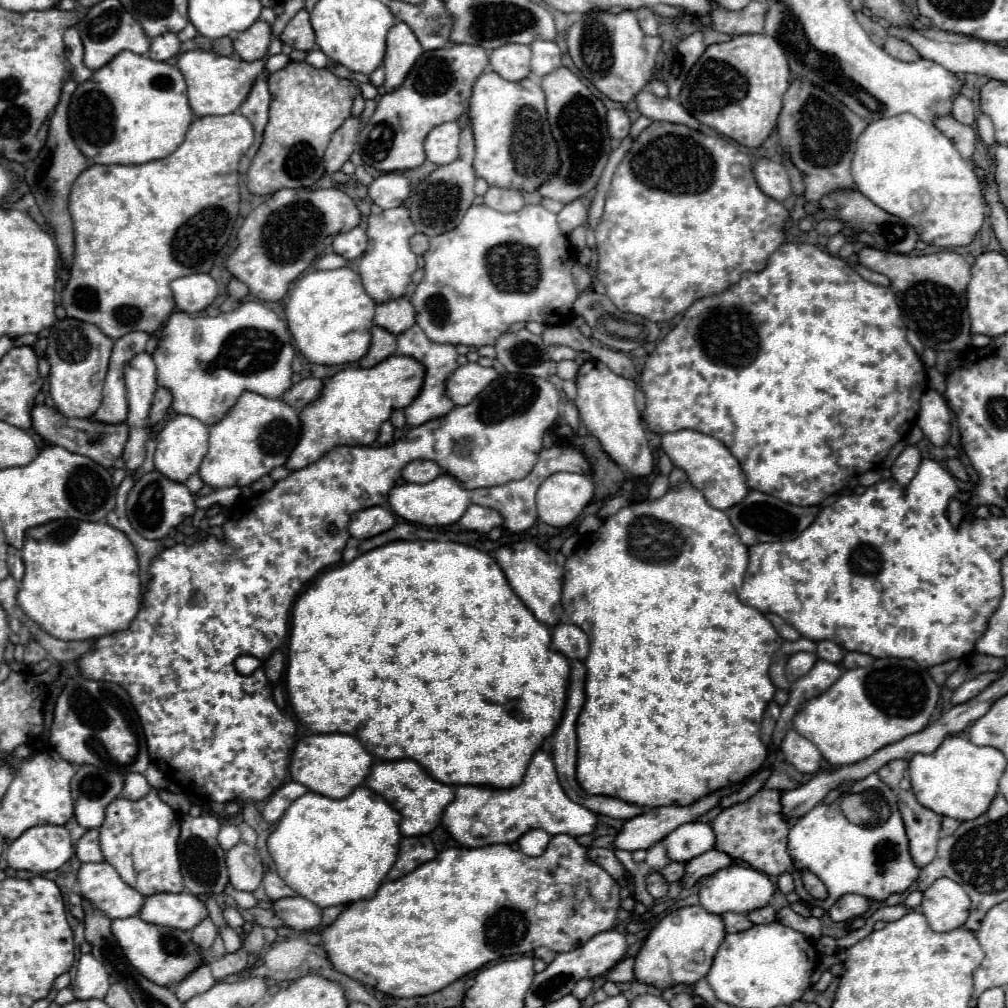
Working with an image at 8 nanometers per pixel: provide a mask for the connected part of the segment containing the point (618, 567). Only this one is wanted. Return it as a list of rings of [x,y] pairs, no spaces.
[[[673,470],[671,476],[671,490],[657,498],[657,500],[651,500],[651,502],[635,502],[627,508],[621,508],[617,514],[609,516],[600,528],[593,533],[587,534],[587,537],[591,537],[590,541],[585,541],[583,544],[590,543],[585,548],[577,548],[575,554],[571,554],[567,557],[565,562],[565,578],[563,578],[563,594],[561,594],[561,602],[563,602],[563,612],[565,612],[565,618],[577,626],[583,628],[583,632],[589,636],[589,654],[587,654],[587,660],[585,660],[585,668],[587,668],[587,678],[585,678],[585,696],[587,696],[587,702],[579,714],[579,720],[577,720],[577,746],[579,746],[579,758],[577,758],[577,782],[581,784],[581,788],[587,792],[587,794],[603,794],[603,796],[611,796],[611,798],[619,798],[623,802],[629,802],[629,804],[637,804],[641,808],[659,808],[659,806],[691,806],[693,802],[697,802],[699,798],[703,796],[709,796],[717,790],[723,790],[723,788],[729,788],[731,784],[739,784],[739,782],[745,782],[747,778],[751,778],[755,772],[761,770],[765,758],[767,758],[767,746],[761,742],[761,720],[763,720],[763,712],[767,708],[767,704],[773,700],[775,696],[775,686],[769,678],[769,664],[771,664],[771,658],[773,654],[781,648],[783,640],[779,638],[779,634],[775,632],[775,628],[771,626],[771,622],[761,614],[757,612],[755,608],[749,608],[745,606],[739,598],[737,598],[737,588],[743,584],[743,574],[747,570],[747,562],[749,562],[749,554],[747,554],[747,546],[741,544],[741,538],[737,536],[735,528],[729,524],[729,518],[723,510],[717,510],[713,506],[707,504],[705,496],[693,488],[685,476],[683,470]]]

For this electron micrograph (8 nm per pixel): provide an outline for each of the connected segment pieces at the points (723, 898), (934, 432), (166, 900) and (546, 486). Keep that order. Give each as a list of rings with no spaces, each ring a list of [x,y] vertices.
[[[731,864],[705,880],[699,880],[699,900],[701,906],[713,914],[725,914],[725,912],[735,912],[735,914],[747,914],[759,908],[765,908],[775,892],[775,886],[767,878],[767,874],[753,870],[751,866],[743,864]]]
[[[929,388],[921,396],[921,410],[917,416],[917,424],[935,446],[947,444],[951,434],[951,414],[945,398],[937,390]]]
[[[189,892],[151,894],[145,898],[139,916],[149,924],[191,930],[207,916],[207,908]]]
[[[557,472],[537,490],[537,516],[557,528],[573,524],[593,498],[593,482],[585,474]]]

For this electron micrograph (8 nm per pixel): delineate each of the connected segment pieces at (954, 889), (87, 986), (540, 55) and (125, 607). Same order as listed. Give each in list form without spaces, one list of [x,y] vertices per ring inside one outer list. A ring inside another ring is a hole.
[[[935,880],[925,892],[921,910],[933,932],[951,932],[961,928],[969,918],[971,900],[955,880]]]
[[[83,954],[77,964],[77,976],[73,984],[73,994],[77,1000],[103,1000],[109,990],[109,974],[103,964],[91,954]]]
[[[535,40],[531,46],[533,58],[531,58],[531,68],[533,74],[537,78],[553,72],[555,68],[561,66],[561,50],[557,46],[557,42],[549,42],[549,40]]]
[[[55,520],[41,528],[29,528],[25,534],[25,546],[21,550],[25,576],[17,596],[23,612],[37,622],[45,632],[61,640],[95,640],[113,632],[129,628],[141,606],[141,582],[137,554],[125,532],[101,524],[83,520]]]

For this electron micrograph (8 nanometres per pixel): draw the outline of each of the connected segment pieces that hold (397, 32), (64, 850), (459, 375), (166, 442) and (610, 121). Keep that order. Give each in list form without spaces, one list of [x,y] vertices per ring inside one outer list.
[[[397,22],[389,34],[387,34],[387,50],[385,50],[385,90],[391,92],[399,88],[411,70],[411,66],[417,62],[417,58],[423,54],[423,48],[413,34],[413,30],[405,22]]]
[[[33,826],[23,832],[7,850],[7,864],[13,870],[51,872],[73,856],[71,836],[65,826]]]
[[[469,362],[465,366],[459,366],[447,380],[447,396],[455,406],[465,406],[497,376],[499,374],[493,368],[483,368],[477,362]]]
[[[173,416],[167,420],[163,430],[157,434],[157,450],[155,450],[155,470],[167,476],[173,482],[185,482],[189,476],[199,472],[201,460],[207,452],[209,428],[193,416]]]
[[[609,110],[607,112],[607,130],[609,130],[611,138],[623,140],[629,134],[629,128],[631,128],[631,122],[623,110]]]

